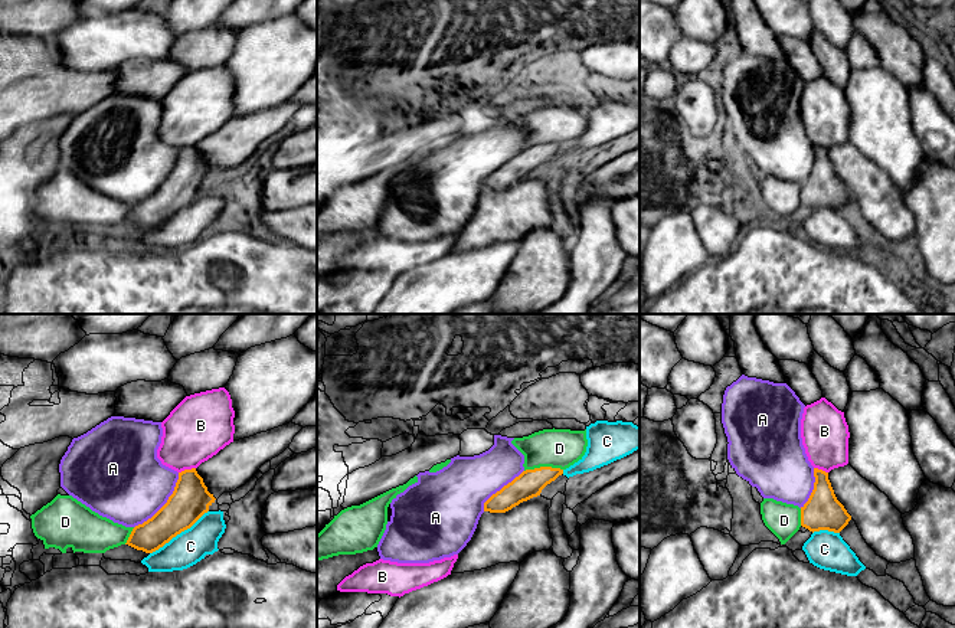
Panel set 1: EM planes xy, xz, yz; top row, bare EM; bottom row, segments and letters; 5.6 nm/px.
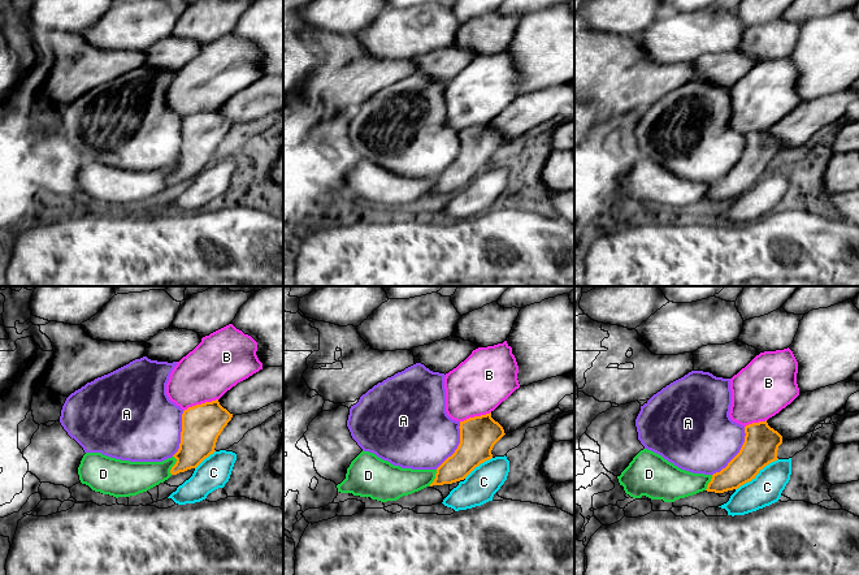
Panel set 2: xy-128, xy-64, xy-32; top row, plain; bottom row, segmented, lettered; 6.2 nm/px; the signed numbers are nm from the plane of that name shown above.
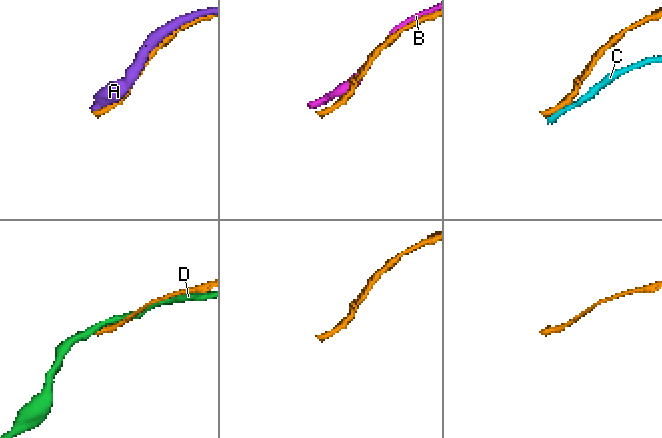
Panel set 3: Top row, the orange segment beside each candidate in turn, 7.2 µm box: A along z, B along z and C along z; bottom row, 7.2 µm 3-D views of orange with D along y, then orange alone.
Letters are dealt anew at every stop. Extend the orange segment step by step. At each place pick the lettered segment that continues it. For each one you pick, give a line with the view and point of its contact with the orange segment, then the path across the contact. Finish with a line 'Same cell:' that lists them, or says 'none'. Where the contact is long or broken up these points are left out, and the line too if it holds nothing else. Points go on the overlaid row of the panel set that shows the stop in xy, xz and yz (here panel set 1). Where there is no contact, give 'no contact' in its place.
Same cell: none

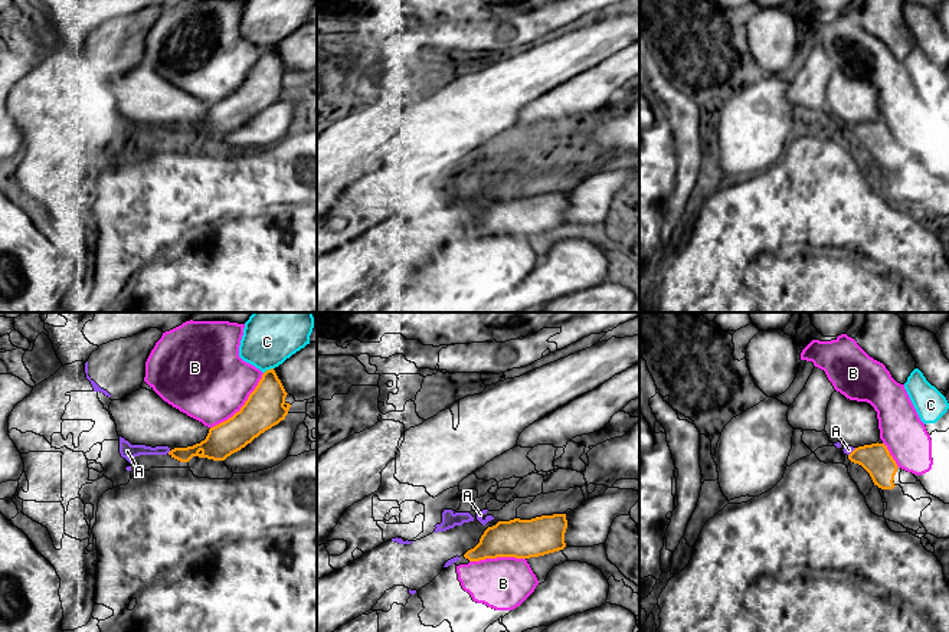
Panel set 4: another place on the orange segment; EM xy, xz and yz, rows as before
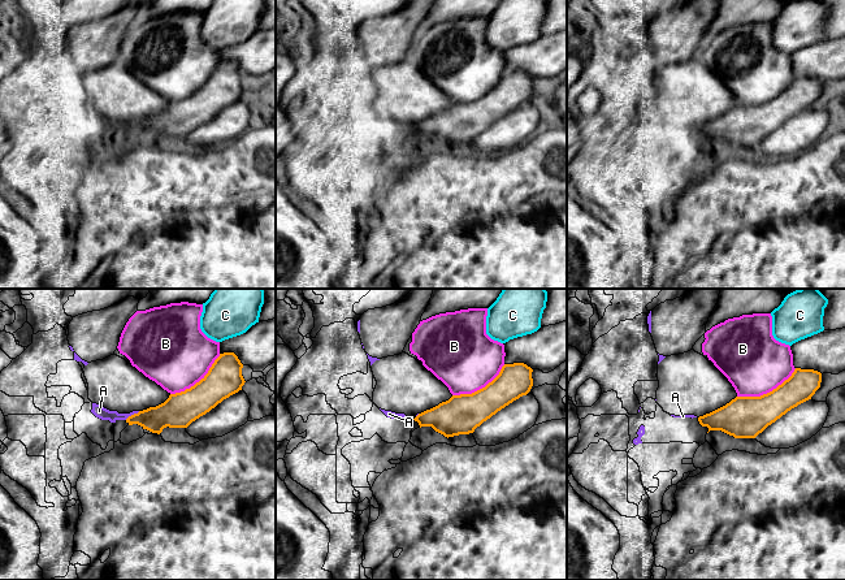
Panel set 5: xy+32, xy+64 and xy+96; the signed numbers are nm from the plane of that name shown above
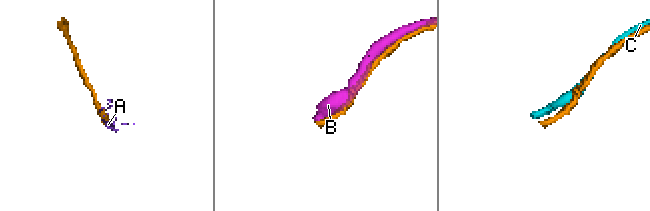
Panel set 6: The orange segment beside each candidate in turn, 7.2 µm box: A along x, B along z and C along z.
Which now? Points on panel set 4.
A: meets orange in yz at (851, 452); runs through yz (876, 459), (851, 452), (848, 449)
Same cell: A

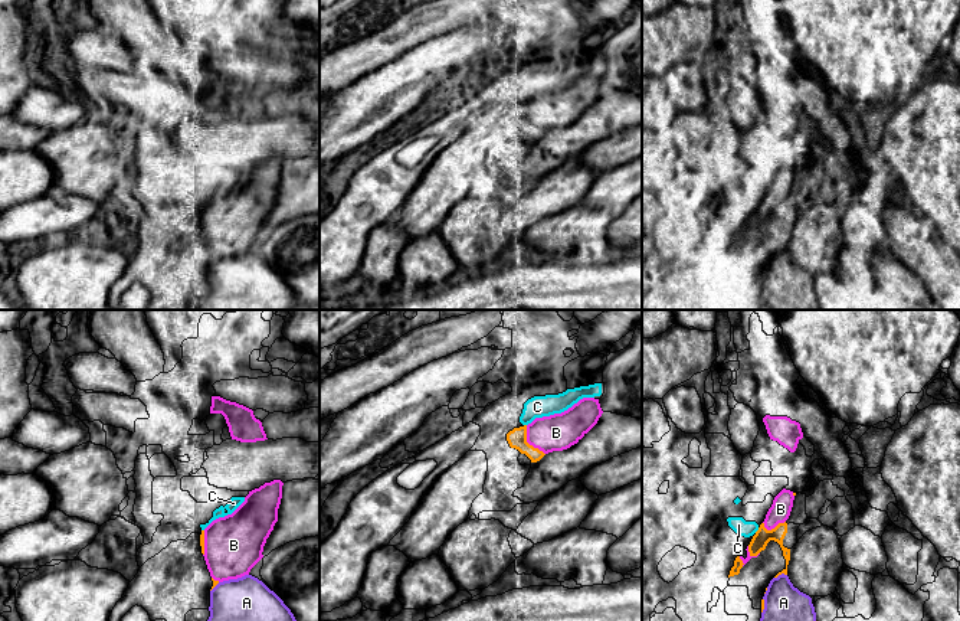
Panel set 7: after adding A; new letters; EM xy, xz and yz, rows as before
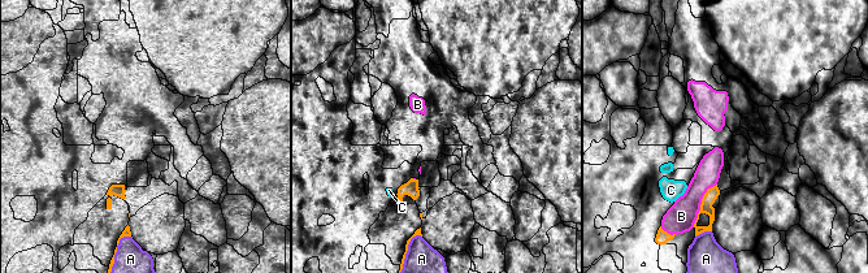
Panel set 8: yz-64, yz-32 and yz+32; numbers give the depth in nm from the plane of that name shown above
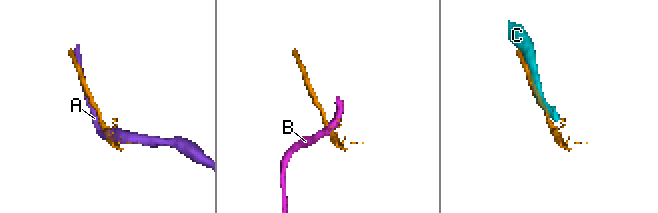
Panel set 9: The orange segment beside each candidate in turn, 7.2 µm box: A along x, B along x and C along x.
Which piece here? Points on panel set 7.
Same cell: none

